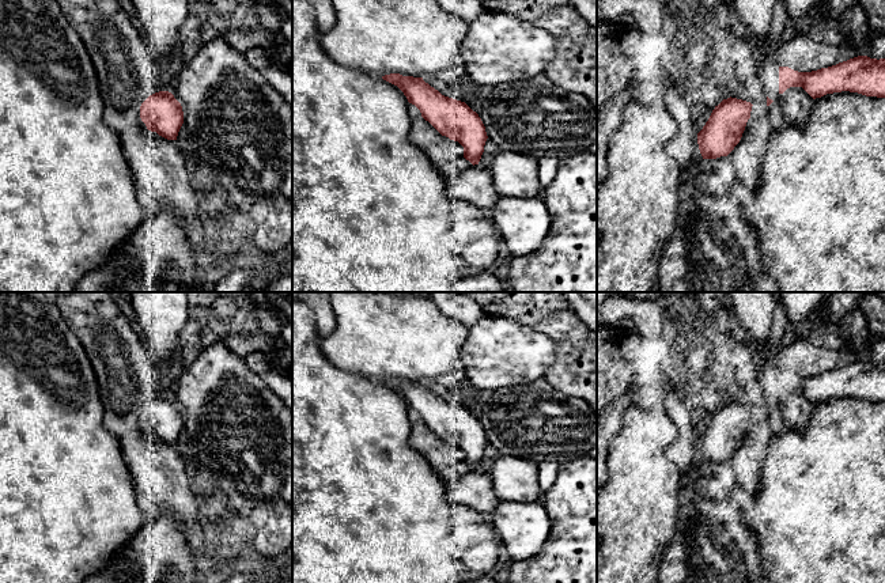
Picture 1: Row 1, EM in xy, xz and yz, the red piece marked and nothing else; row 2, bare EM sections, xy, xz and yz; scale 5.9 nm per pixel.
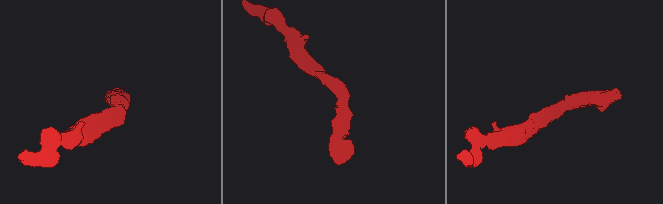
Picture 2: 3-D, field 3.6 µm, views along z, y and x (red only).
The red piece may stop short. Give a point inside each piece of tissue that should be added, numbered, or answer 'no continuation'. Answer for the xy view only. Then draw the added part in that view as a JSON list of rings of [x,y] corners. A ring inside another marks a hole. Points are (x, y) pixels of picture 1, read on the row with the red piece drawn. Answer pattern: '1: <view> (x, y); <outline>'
no continuation

